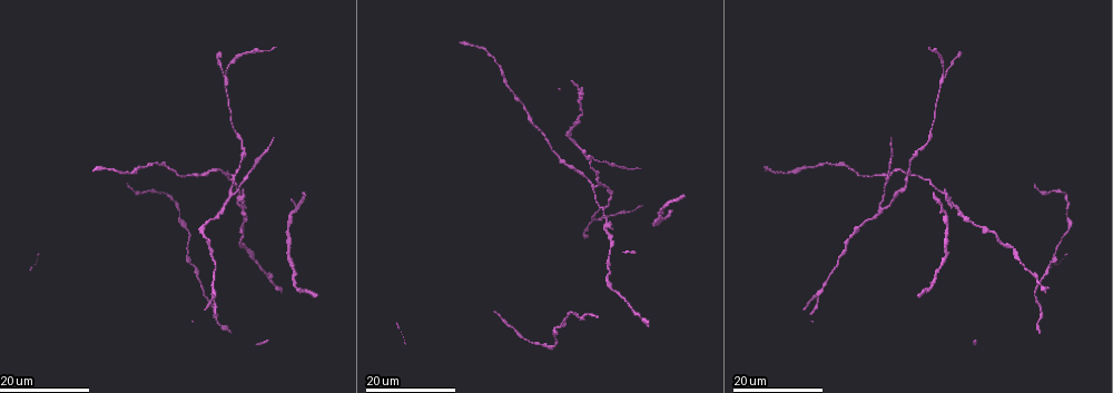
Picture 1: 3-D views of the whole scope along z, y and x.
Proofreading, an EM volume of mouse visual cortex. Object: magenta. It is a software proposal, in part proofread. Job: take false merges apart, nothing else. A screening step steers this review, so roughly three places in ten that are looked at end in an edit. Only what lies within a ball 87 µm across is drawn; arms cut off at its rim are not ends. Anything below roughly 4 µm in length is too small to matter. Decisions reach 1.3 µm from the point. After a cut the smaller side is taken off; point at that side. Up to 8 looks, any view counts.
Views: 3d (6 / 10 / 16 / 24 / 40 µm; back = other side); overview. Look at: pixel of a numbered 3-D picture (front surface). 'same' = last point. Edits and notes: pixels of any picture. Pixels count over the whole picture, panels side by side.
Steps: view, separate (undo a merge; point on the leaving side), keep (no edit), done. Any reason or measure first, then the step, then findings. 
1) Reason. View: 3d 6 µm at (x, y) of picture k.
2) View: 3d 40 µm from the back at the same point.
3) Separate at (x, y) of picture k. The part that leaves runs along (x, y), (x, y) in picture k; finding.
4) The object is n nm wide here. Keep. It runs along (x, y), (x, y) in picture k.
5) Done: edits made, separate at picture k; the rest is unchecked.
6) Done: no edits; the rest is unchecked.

Side arm on a straight run. View: 3d 24 µm at (880, 206) of picture 1.

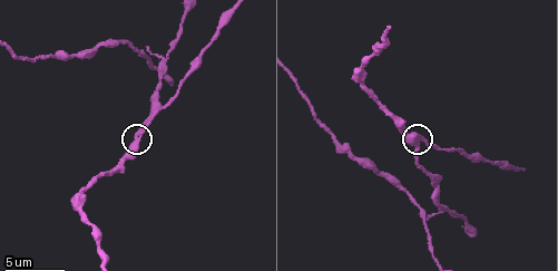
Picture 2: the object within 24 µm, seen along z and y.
View: 3d 10 µm at the same point.

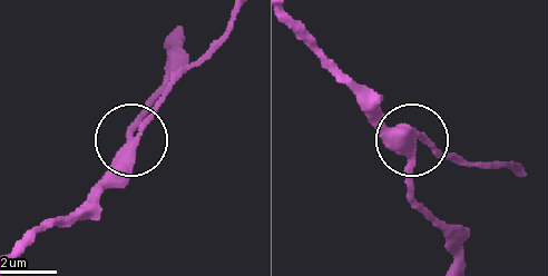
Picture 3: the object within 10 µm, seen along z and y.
The side arm is 21 µm long. Keep. One cell here.

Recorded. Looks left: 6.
Three arms meet. View: 3d 10 µm at (164, 61) of picture 2.

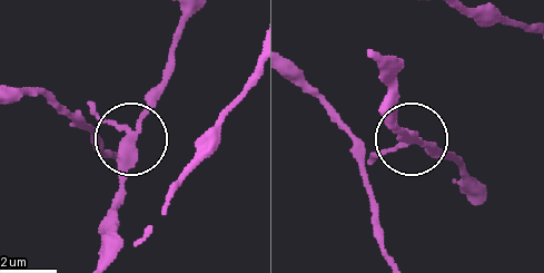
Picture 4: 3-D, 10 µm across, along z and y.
3 arms meet here. Keep. One cell here.

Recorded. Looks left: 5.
Calibre changes. View: 3d 24 µm at (1049, 269) of picture 1.

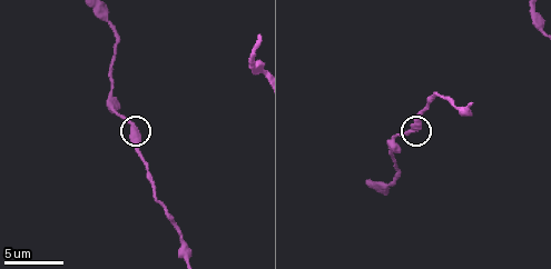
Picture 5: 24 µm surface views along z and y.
View: 3d 10 µm at (132, 127) of picture 5.

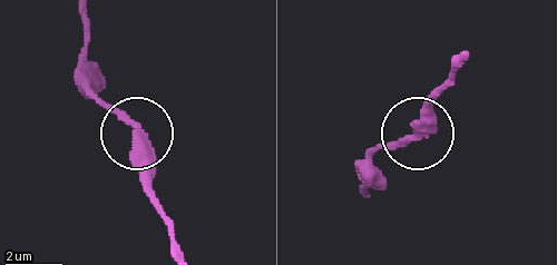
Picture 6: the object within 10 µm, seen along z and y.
Keep. All the same cell.

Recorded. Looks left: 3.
View: 3d 24 µm at (1015, 249) of picture 1.

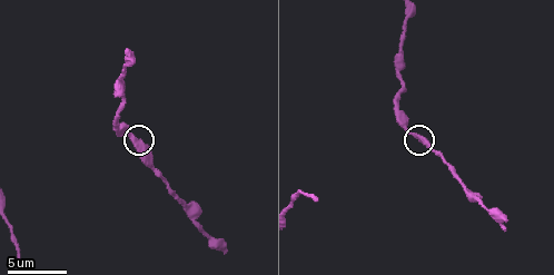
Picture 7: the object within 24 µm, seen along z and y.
View: 3d 6 µm at (135, 141) of picture 7.

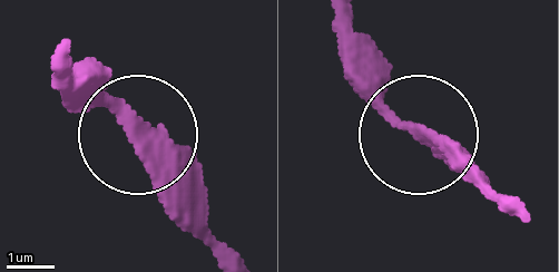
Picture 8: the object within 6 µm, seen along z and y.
Keep. It runs along (421, 136), (413, 128), (492, 196) in picture 8; all the same cell.

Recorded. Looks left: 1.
Done: no edits; the rest is unchecked.

